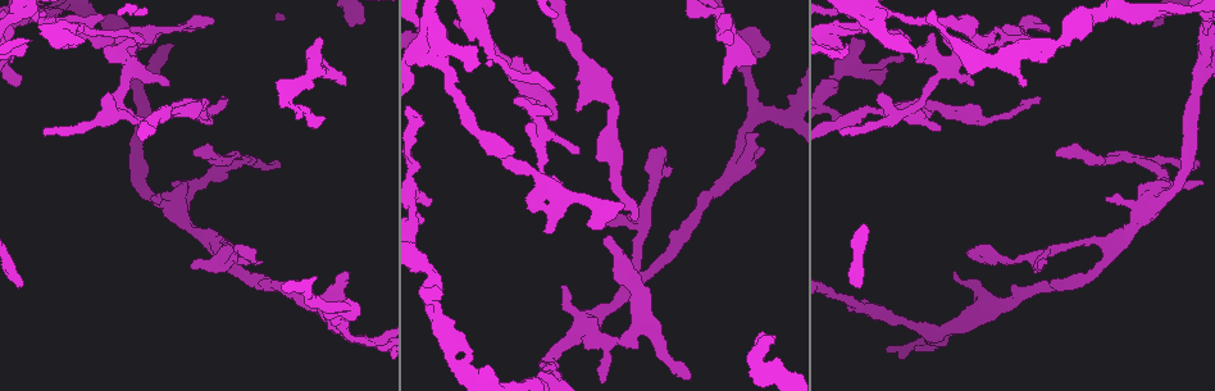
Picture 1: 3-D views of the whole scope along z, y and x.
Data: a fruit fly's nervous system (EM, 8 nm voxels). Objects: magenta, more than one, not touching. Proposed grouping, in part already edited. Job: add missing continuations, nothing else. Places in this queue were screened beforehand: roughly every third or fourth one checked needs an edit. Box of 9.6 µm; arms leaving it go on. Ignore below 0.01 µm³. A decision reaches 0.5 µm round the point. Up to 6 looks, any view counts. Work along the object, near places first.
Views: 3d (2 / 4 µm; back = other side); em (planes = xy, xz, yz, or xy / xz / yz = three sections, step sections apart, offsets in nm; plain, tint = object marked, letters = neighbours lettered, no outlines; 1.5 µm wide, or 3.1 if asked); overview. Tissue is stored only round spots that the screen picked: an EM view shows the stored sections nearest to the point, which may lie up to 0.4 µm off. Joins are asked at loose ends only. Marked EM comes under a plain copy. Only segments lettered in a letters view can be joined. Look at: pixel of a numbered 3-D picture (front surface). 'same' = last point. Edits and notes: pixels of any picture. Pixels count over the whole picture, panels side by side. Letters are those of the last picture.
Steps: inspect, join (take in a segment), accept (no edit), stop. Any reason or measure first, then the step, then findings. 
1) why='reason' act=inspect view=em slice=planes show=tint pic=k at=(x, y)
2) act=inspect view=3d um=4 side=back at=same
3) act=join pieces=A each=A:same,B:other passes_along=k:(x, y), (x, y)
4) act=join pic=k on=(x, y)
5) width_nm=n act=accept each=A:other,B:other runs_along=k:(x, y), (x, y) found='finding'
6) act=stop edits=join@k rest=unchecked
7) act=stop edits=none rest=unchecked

why='an open end' act=inspect view=3d um=2 pic=1 at=(552, 120)

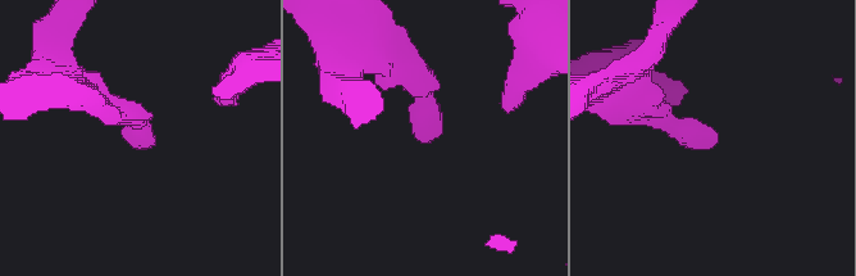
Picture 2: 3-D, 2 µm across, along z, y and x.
why='shape alone is not enough' act=inspect view=em slice=xy step=8 show=letters pic=2 at=(718, 136)

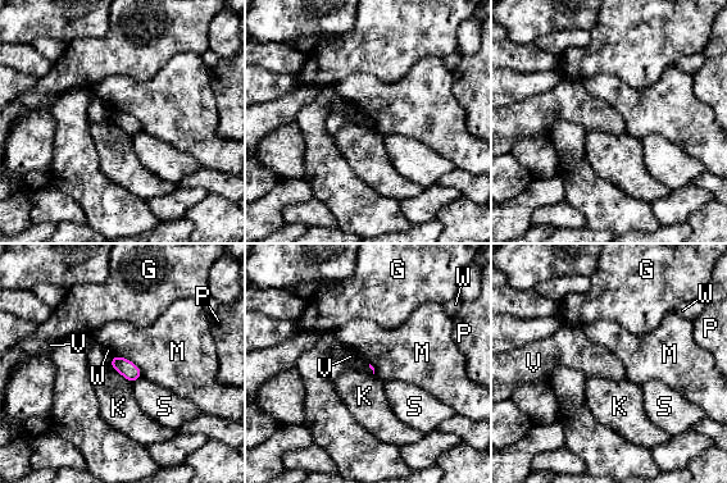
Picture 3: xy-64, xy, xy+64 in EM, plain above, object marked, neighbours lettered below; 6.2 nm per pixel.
act=inspect view=em slice=planes show=letters at=same

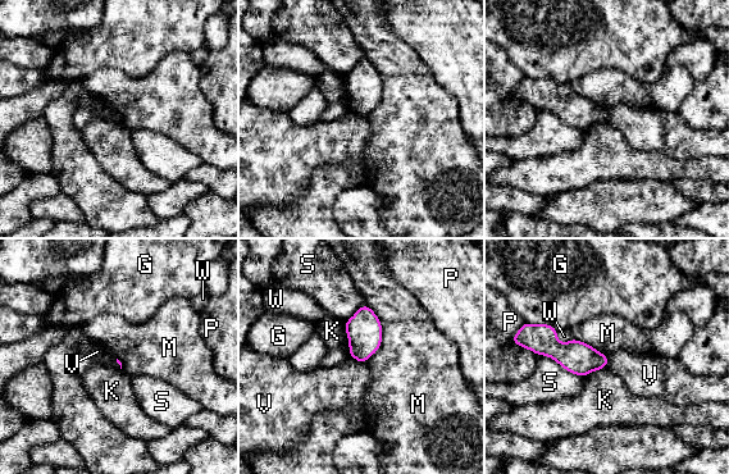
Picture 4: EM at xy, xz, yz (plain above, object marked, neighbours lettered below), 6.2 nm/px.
act=accept each=G:other,K:other,M:other,P:other,S:other,V:other,W:other border=4:(351, 356), (363, 364) found='none of them fits'

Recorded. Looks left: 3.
why='free end' act=inspect view=3d um=4 pic=1 at=(1027, 84)

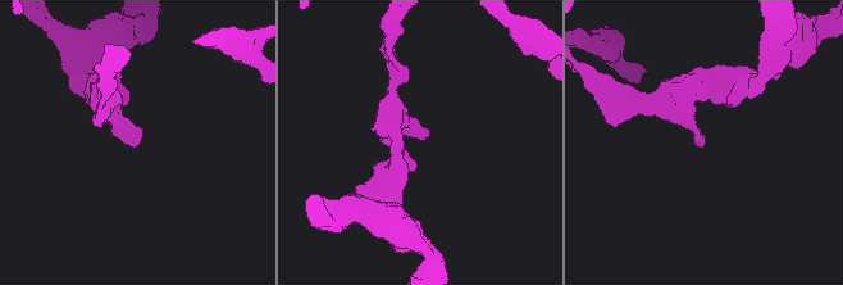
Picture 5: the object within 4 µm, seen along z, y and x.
act=inspect view=em slice=planes show=tint pic=5 at=(703, 145)

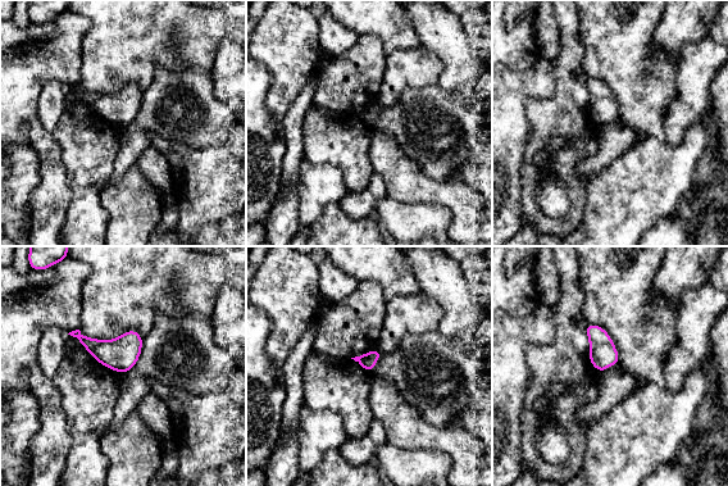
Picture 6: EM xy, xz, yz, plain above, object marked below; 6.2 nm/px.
act=inspect view=em slice=planes show=letters at=same

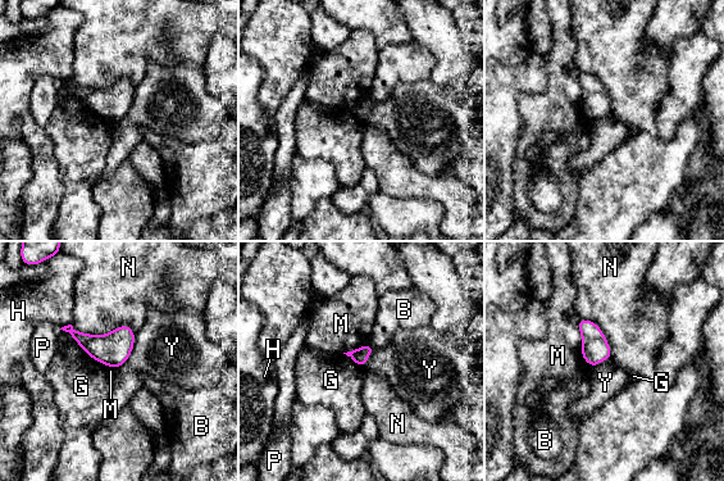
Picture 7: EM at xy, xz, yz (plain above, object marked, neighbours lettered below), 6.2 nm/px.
longest_contact=N:400nm act=accept each=B:other,G:other,H:other,M:other,N:other,P:other,Y:other found='no lettered segment goes on from it'

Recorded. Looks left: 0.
act=stop edits=none rest=unchecked

